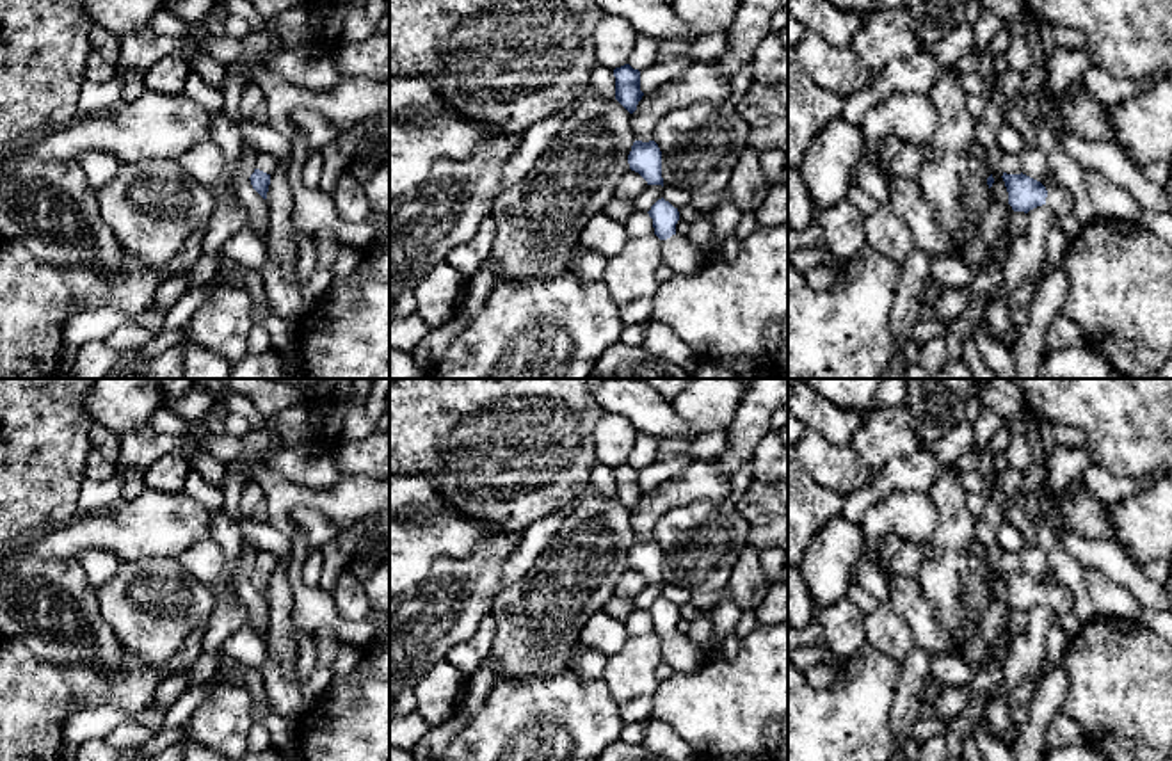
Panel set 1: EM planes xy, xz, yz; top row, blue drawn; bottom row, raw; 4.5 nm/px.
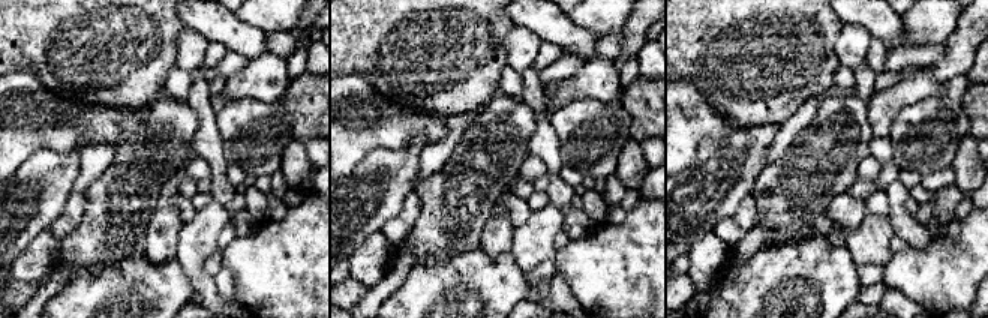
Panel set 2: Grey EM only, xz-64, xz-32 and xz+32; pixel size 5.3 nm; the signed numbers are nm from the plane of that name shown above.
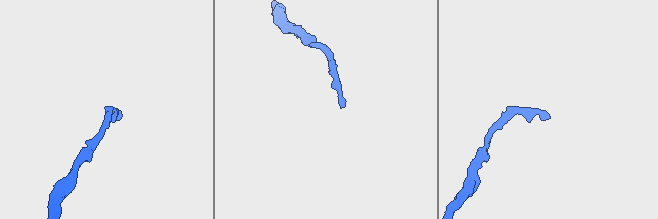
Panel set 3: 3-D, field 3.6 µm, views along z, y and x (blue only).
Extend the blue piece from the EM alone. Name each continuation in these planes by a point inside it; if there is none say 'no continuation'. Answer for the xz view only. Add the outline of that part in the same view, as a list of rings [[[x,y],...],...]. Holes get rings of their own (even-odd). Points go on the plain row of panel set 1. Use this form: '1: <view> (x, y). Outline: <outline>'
1: xz (678, 651). Outline: [[[672,633],[662,638],[662,661],[670,665],[674,670],[694,672],[706,663],[706,653],[695,645],[686,635]]]

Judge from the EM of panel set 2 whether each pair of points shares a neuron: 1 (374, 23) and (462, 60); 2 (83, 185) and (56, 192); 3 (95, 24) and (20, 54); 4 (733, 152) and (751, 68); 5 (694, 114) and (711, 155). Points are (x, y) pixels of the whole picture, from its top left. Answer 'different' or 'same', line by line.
1: same
2: different
3: same
4: different
5: different

